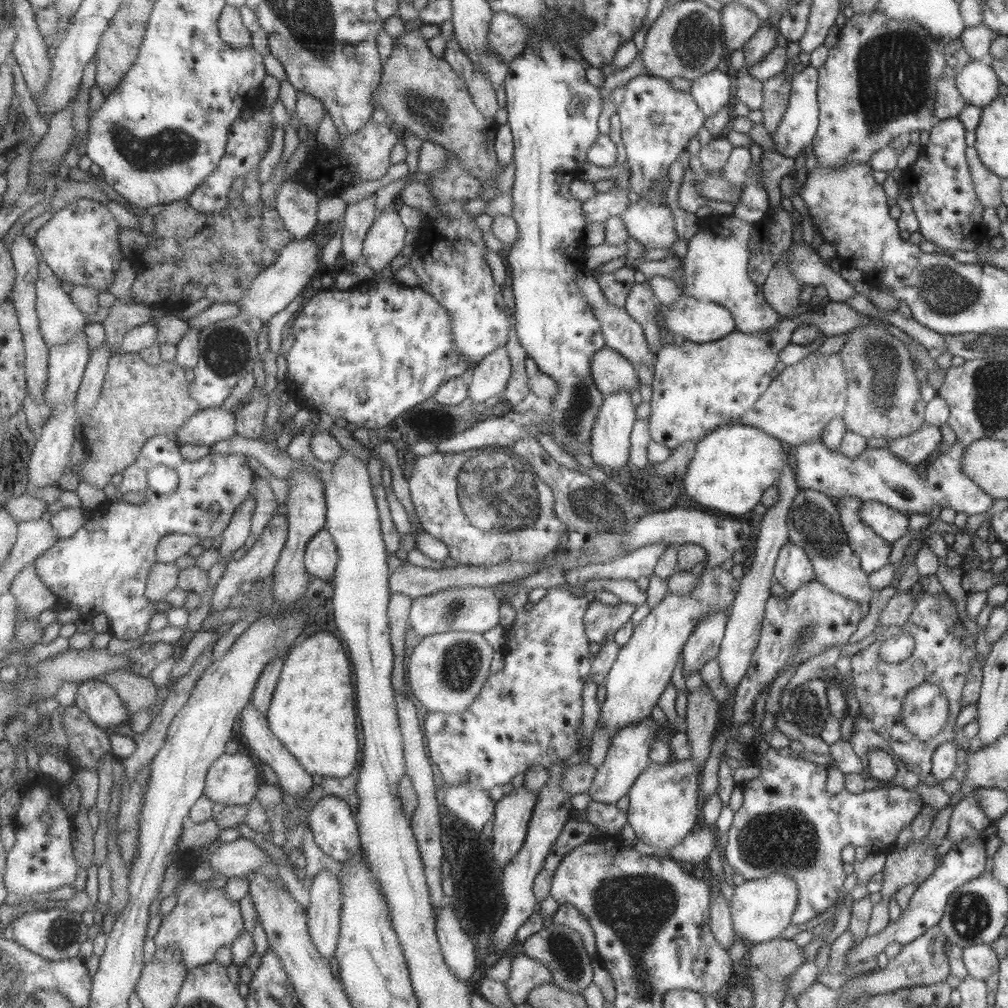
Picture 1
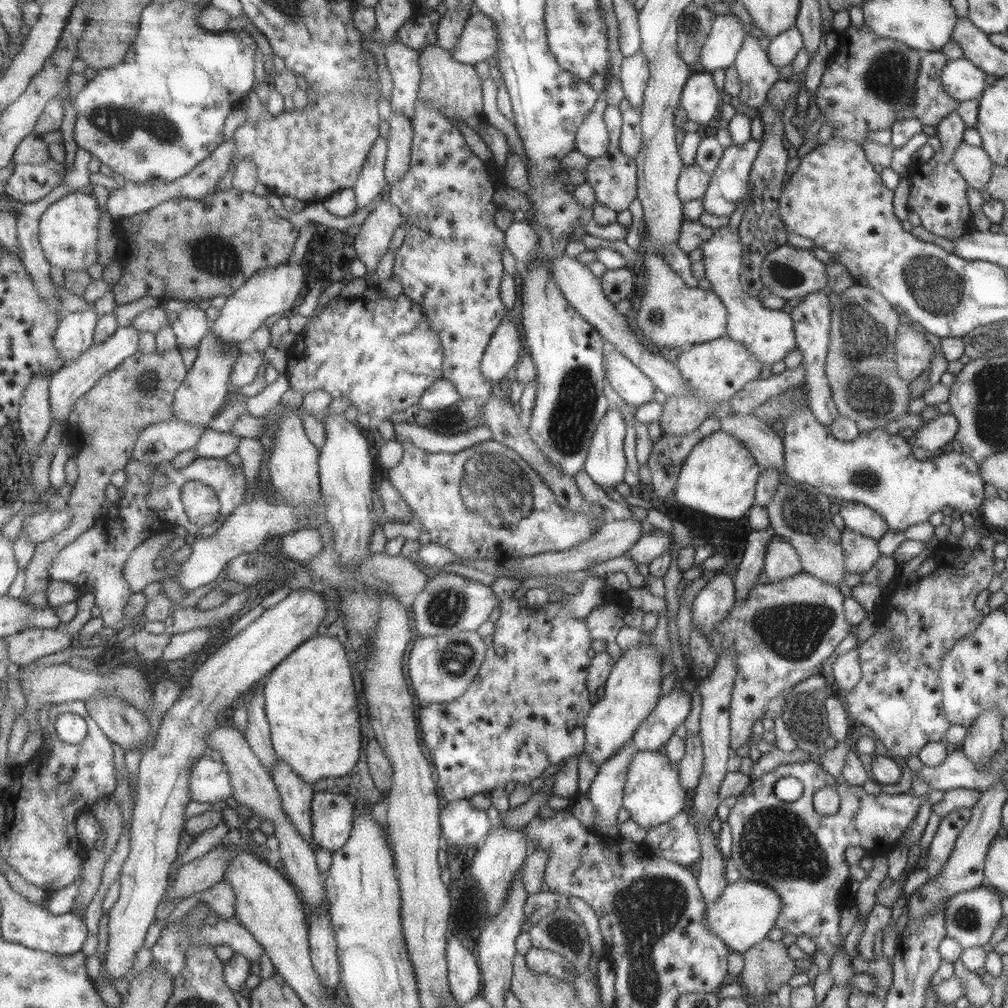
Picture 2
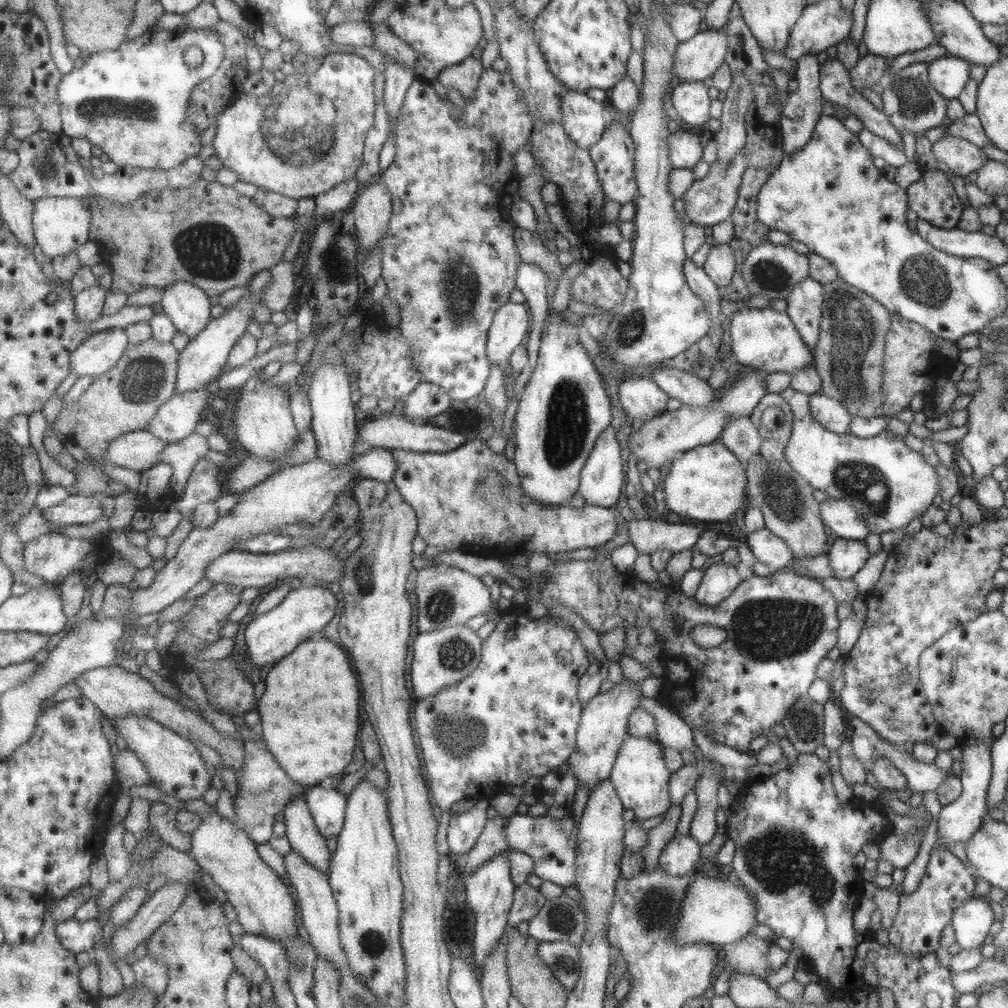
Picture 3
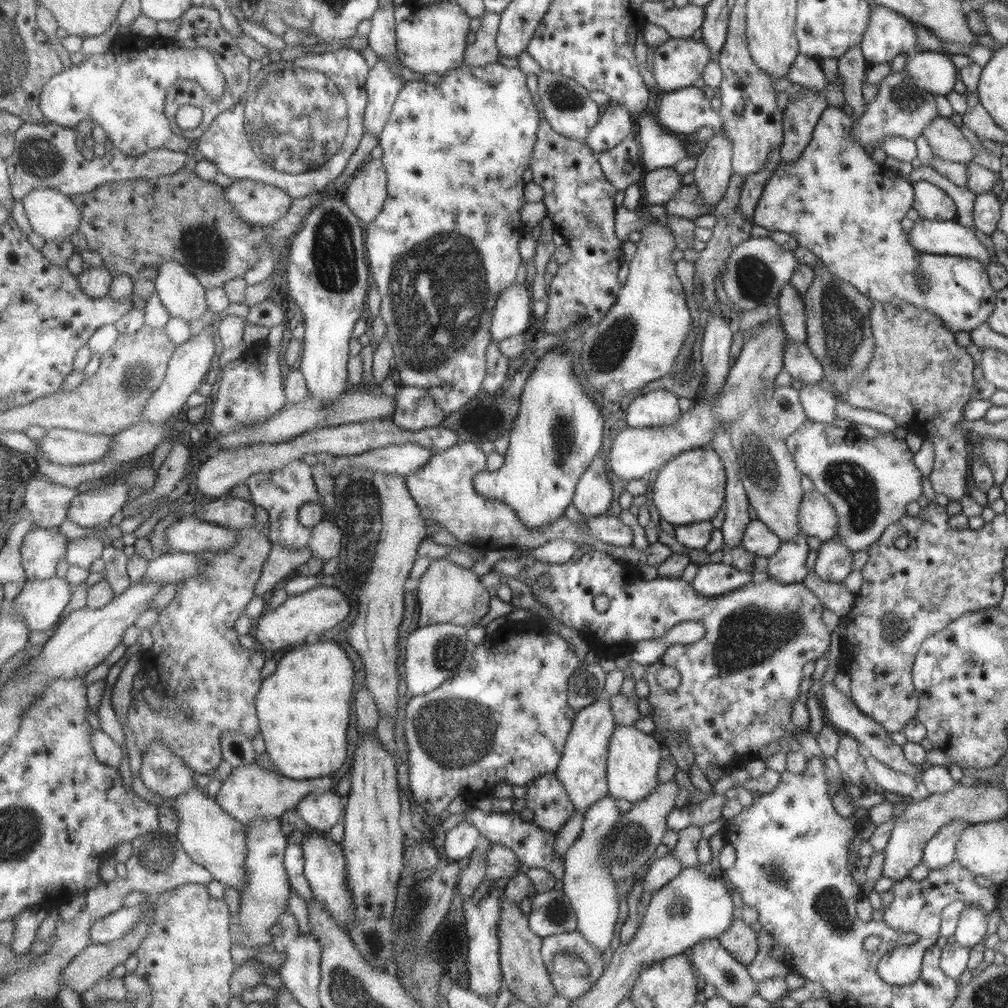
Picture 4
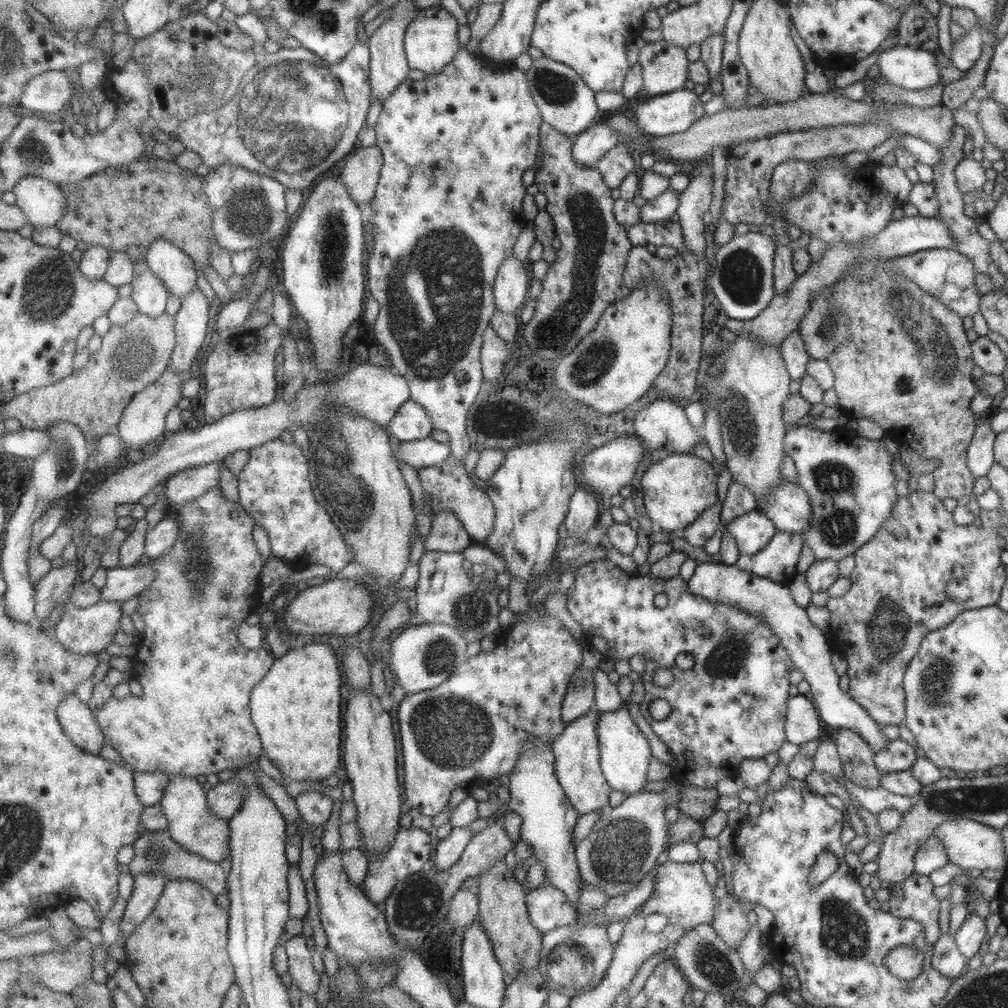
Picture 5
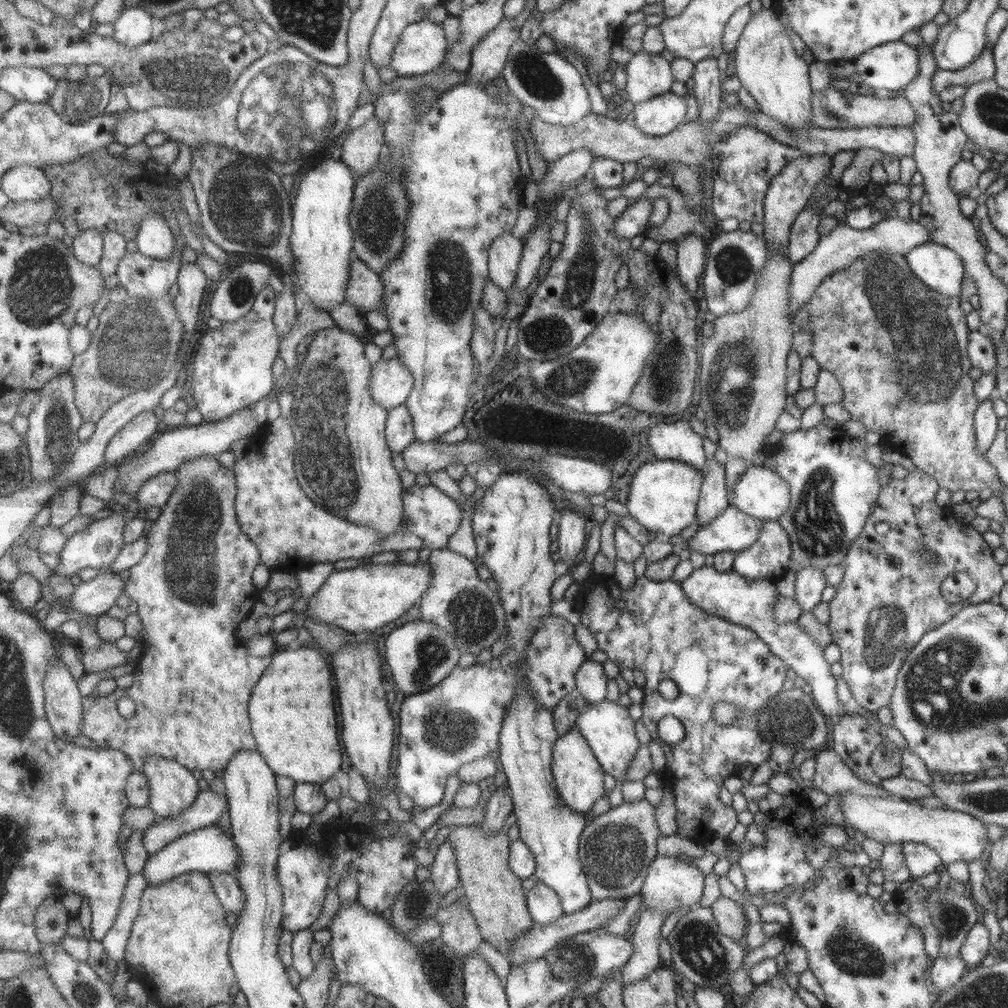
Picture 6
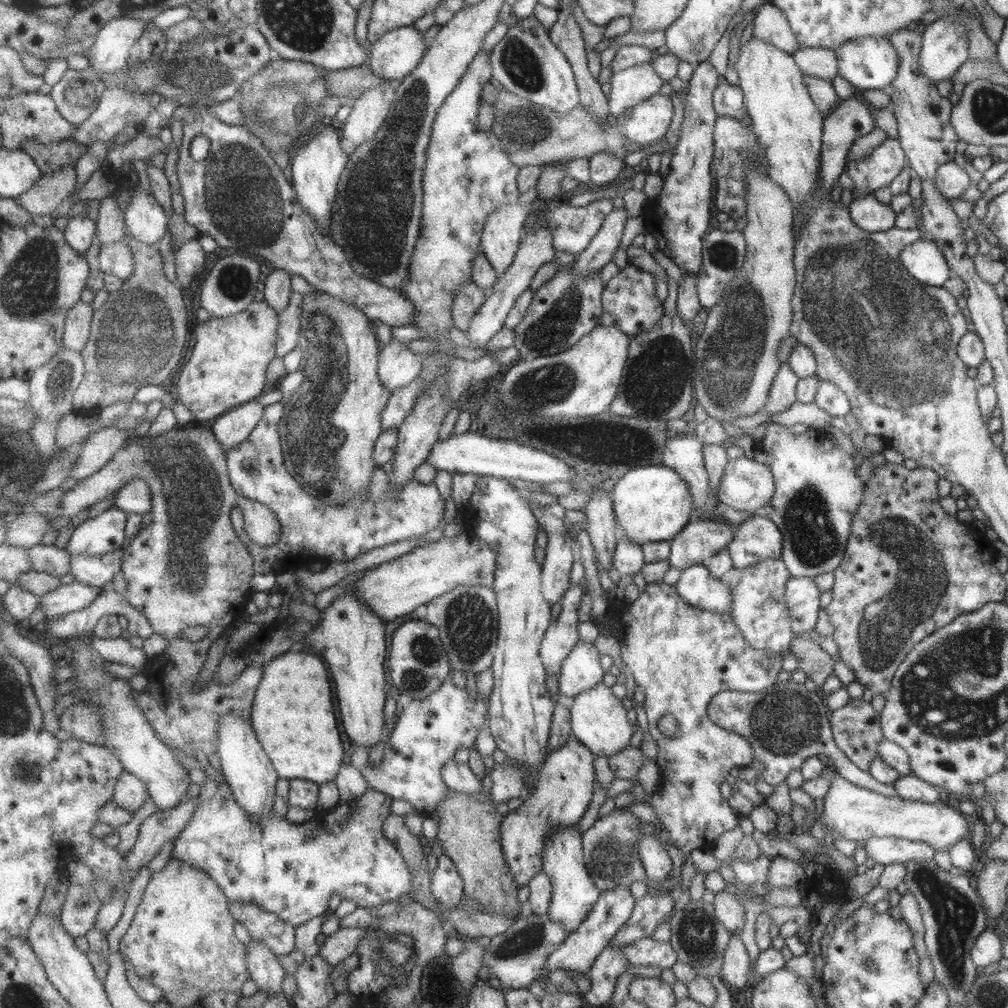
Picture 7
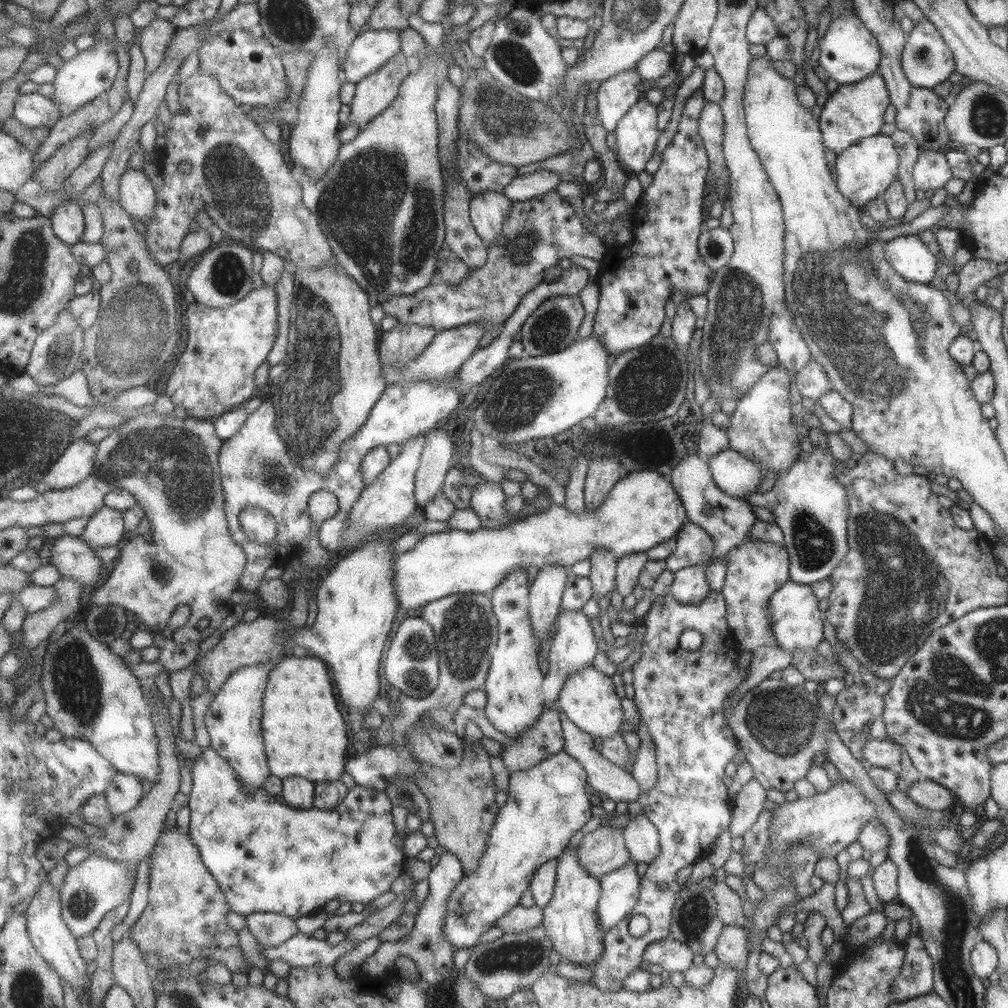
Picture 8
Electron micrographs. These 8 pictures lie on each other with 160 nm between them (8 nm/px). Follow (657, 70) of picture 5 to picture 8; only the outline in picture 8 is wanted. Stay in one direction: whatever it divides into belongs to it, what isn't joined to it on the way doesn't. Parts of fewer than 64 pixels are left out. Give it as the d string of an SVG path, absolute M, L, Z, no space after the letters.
M633 68L631 70L615 73L613 76L607 78L607 80L593 86L592 90L596 96L596 114L601 119L602 125L607 132L615 130L619 119L641 97L642 92L639 91L641 81L642 78L639 76L639 73Z

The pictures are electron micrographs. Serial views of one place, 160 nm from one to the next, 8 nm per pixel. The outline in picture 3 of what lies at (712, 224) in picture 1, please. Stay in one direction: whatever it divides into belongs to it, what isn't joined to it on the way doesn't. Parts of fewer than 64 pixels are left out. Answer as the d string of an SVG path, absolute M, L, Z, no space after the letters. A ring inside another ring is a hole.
M727 244L712 246L702 270L717 288L727 287L733 271L735 271L735 258L733 258L731 248ZM743 307L731 316L729 336L732 360L738 362L741 368L763 371L763 373L791 374L793 370L814 366L810 350L804 345L785 311L777 312L771 308L751 308L749 310Z

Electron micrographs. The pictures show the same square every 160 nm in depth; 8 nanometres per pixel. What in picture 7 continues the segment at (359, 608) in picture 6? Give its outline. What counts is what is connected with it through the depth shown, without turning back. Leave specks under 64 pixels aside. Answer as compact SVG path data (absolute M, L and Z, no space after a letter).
M462 532L450 540L444 537L437 543L429 540L424 547L416 546L401 557L368 569L356 583L348 586L348 592L360 596L385 621L395 620L403 614L413 614L420 604L425 605L457 585L477 583L492 588L495 557L496 552L477 540L477 536Z

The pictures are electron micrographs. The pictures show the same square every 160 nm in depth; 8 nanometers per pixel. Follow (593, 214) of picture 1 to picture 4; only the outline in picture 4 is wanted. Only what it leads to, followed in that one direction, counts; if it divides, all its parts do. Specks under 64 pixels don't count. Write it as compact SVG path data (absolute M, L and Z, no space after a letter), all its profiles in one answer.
M629 134L617 146L602 150L595 157L606 181L616 190L625 190L628 186L637 184L645 173L639 153L633 134Z

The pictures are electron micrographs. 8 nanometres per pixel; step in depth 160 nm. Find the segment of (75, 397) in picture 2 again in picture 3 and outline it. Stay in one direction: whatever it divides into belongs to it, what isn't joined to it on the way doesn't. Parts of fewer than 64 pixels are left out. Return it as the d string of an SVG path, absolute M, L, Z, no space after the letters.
M111 328L95 333L73 352L70 360L71 373L75 374L77 379L85 376L95 379L111 371L130 343L124 328Z

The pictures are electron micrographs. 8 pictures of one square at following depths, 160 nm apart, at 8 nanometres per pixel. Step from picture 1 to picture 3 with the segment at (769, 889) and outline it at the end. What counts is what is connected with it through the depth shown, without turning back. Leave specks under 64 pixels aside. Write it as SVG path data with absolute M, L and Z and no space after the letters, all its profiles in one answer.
M698 873L692 878L681 901L680 917L672 937L679 944L700 942L719 947L739 942L752 932L756 924L756 904L744 886L740 883L732 884L720 875L704 876Z

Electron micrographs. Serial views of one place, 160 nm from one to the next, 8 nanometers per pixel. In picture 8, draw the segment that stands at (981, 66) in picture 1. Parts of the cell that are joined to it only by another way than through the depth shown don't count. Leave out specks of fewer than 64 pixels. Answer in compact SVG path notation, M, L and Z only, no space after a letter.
M853 12L840 14L831 18L829 27L822 38L817 40L820 48L818 64L825 70L827 76L839 85L852 84L871 76L880 65L881 53L875 38L871 36L865 25Z

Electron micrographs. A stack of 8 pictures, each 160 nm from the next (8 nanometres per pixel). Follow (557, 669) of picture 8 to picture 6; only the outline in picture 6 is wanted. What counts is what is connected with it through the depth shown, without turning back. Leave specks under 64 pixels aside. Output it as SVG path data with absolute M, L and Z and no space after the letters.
M586 657L575 673L574 688L588 703L597 704L608 698L607 681L601 663Z

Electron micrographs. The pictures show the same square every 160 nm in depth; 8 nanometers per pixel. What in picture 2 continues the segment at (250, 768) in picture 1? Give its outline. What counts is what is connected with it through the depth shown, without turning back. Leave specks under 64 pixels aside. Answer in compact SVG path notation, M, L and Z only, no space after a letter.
M205 753L191 769L191 800L199 803L224 802L233 797L233 780L222 762Z

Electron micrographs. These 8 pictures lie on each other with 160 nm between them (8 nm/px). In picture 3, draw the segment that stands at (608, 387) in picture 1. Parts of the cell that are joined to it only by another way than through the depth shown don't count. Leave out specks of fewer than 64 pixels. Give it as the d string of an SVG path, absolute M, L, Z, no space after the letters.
M627 376L621 380L618 390L618 399L630 420L647 420L666 410L668 396L650 381L649 376Z

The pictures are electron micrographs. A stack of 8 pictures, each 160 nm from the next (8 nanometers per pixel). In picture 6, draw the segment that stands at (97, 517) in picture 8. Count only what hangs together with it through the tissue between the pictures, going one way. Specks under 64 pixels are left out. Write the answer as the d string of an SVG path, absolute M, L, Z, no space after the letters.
M116 513L91 523L89 529L81 531L81 533L77 533L69 539L69 542L64 546L63 552L59 555L61 560L55 573L65 578L71 578L75 574L79 575L84 568L108 570L110 566L114 566L117 557L126 545L124 533L127 525L127 520L121 514Z

